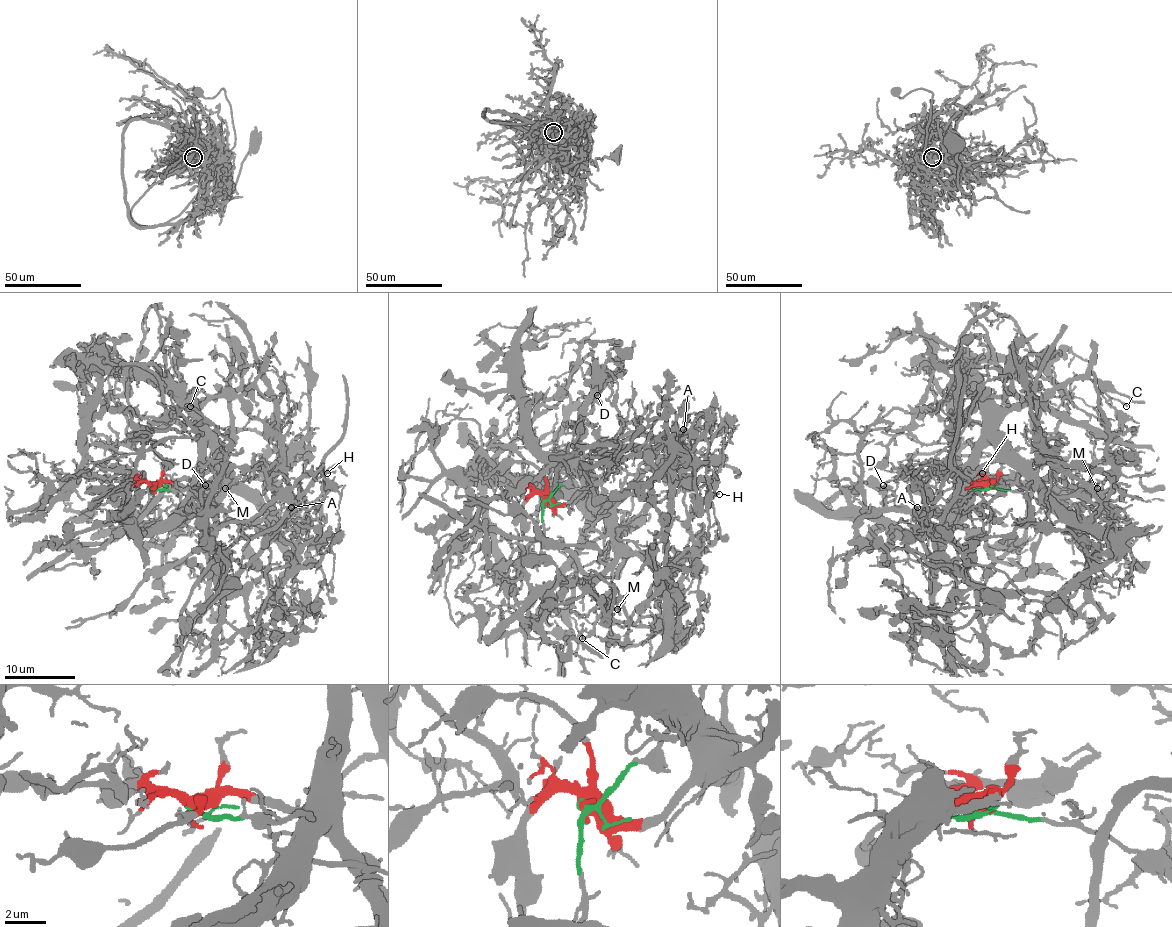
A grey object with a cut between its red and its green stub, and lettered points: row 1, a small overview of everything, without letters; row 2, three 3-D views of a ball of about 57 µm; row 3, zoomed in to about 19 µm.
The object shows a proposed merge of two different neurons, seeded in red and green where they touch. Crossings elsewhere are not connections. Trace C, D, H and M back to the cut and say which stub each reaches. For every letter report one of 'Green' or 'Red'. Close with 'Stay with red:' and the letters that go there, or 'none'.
C: Red
D: Red
H: Green
M: Red
Stay with red: C, D, M

